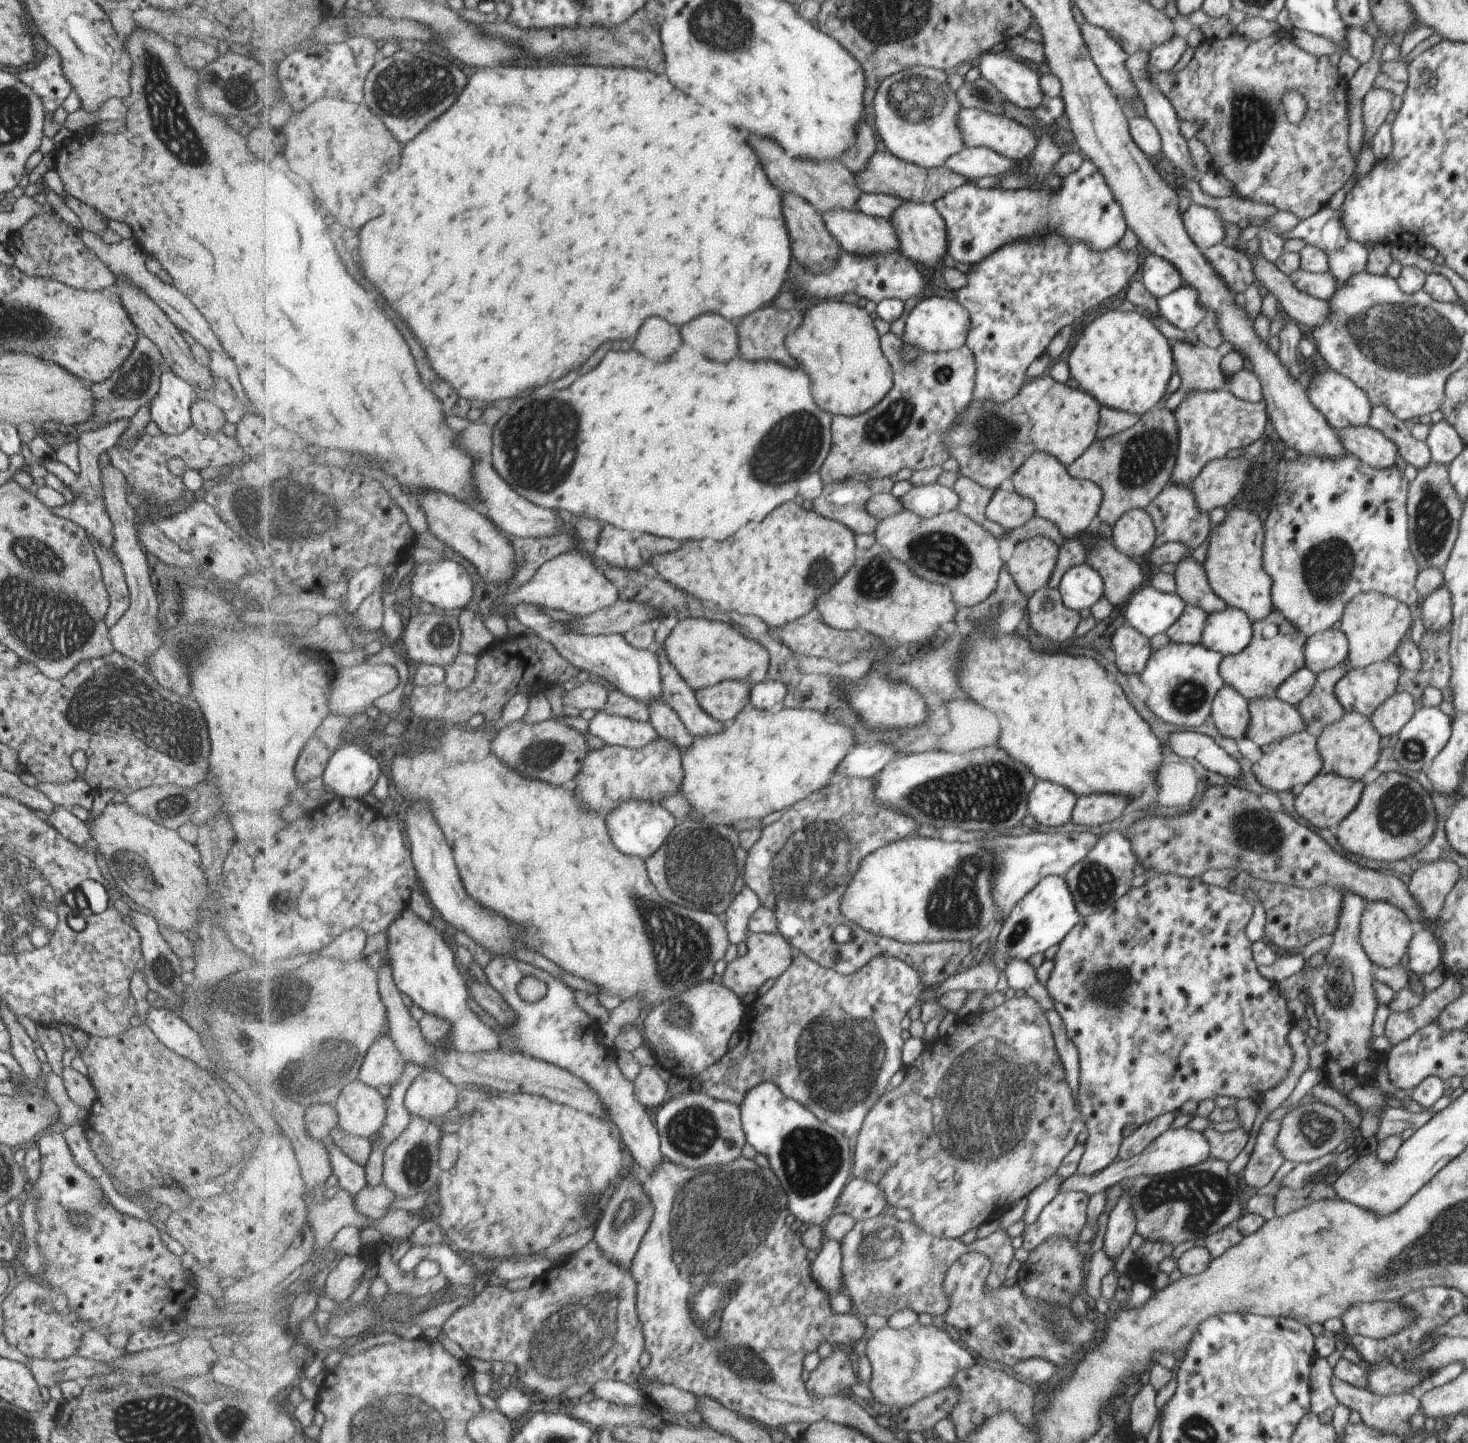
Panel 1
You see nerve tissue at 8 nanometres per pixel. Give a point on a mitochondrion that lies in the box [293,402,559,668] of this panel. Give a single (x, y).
(441, 635)

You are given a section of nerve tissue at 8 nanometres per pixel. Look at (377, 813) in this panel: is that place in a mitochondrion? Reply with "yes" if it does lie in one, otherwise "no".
no

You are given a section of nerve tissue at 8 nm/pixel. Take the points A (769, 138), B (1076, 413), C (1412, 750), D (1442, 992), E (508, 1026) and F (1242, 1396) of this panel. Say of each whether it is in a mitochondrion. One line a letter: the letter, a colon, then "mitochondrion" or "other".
A: other
B: other
C: mitochondrion
D: other
E: other
F: other

